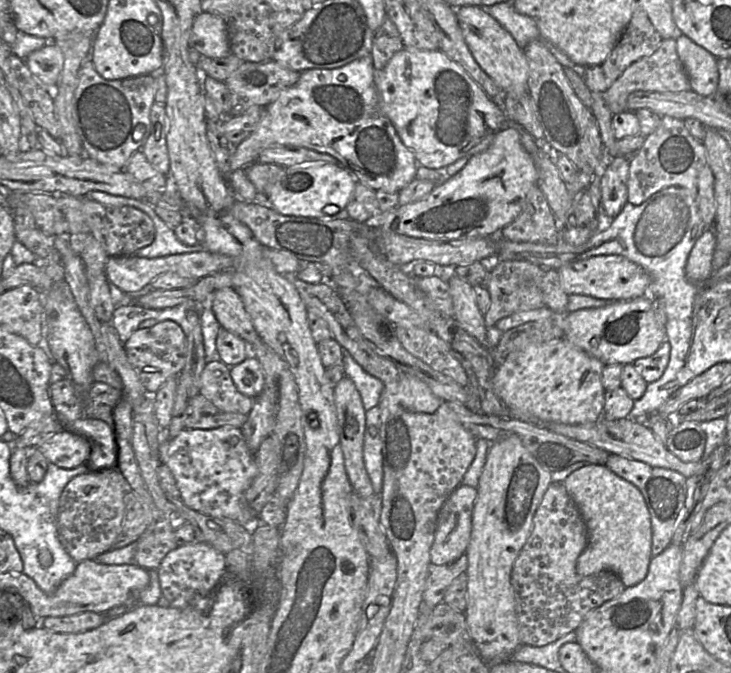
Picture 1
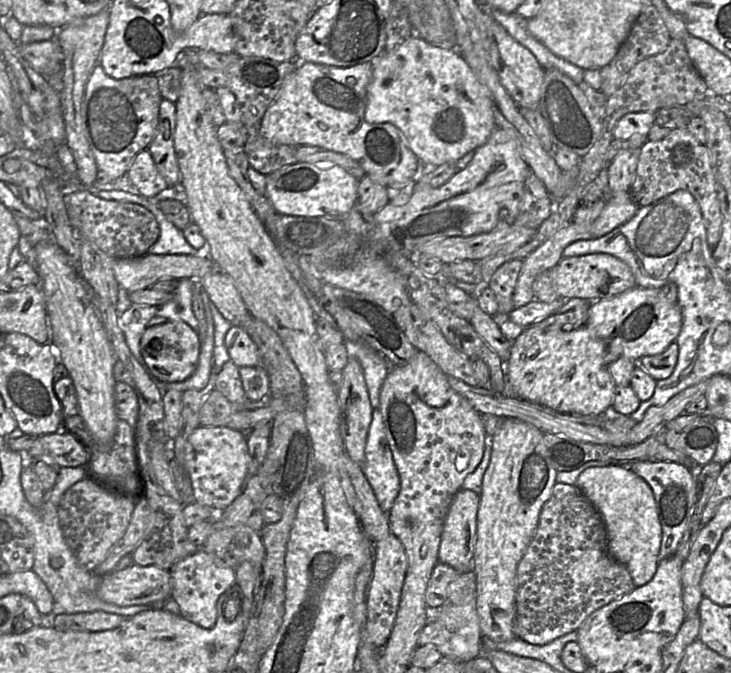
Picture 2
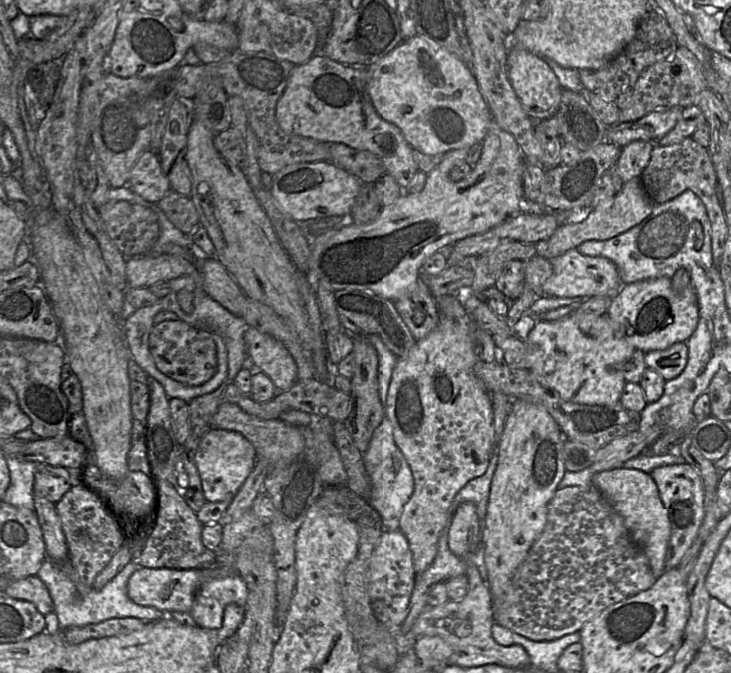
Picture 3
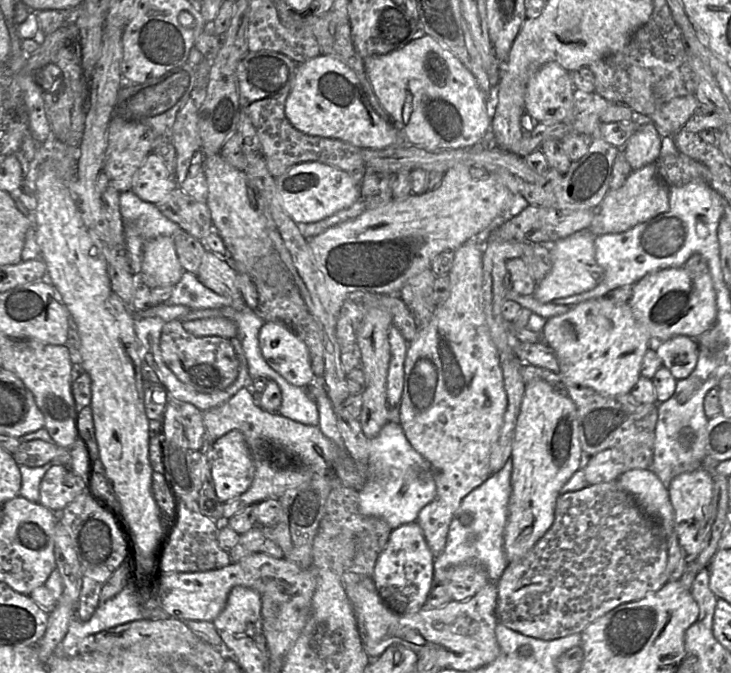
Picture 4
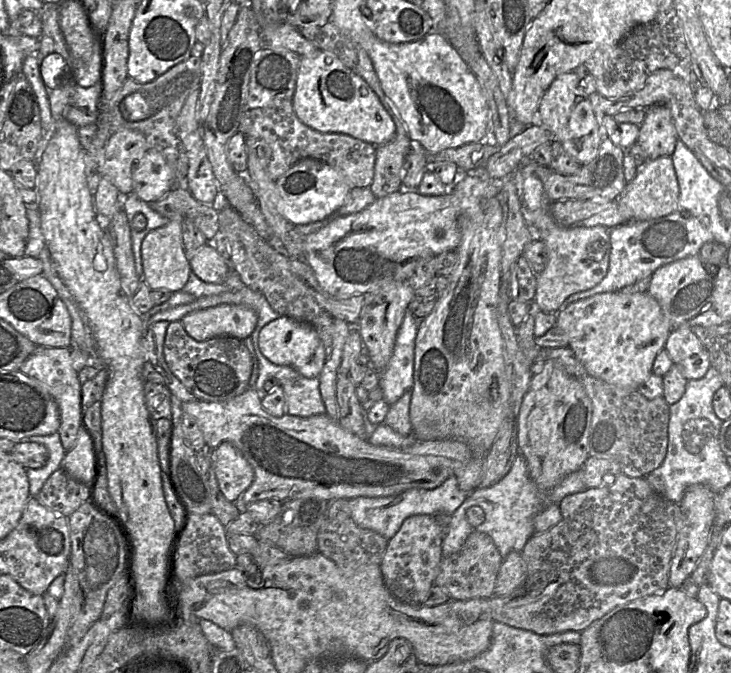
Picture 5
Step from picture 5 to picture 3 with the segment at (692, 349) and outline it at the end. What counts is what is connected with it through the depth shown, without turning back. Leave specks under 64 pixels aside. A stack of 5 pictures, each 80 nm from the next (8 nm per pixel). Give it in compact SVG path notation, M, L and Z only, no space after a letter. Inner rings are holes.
M684 341L676 342L665 350L646 353L644 360L648 369L656 371L668 381L684 370L688 361L688 346Z

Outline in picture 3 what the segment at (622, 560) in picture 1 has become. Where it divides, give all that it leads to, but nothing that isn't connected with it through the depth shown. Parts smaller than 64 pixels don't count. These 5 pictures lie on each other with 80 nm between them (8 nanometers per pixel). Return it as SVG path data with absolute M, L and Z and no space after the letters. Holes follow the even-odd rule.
M614 468L594 474L592 485L622 517L631 539L645 554L653 575L658 578L665 571L664 558L671 526L668 512L650 473L633 468Z

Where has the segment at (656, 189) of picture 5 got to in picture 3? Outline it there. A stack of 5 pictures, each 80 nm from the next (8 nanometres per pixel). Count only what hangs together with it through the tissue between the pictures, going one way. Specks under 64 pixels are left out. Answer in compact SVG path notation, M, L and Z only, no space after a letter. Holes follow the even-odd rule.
M640 177L625 183L612 198L600 202L582 221L578 223L564 223L548 239L537 245L537 254L549 260L554 260L581 243L590 240L608 240L626 232L641 223L653 211L656 203L648 195Z

